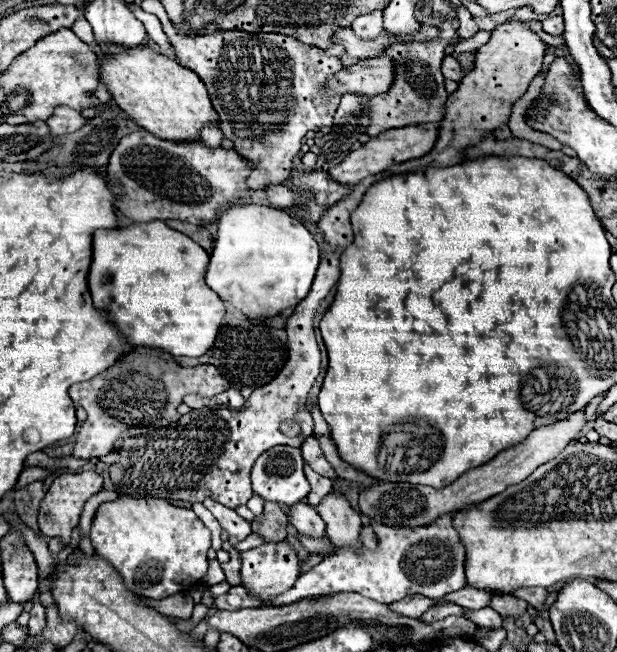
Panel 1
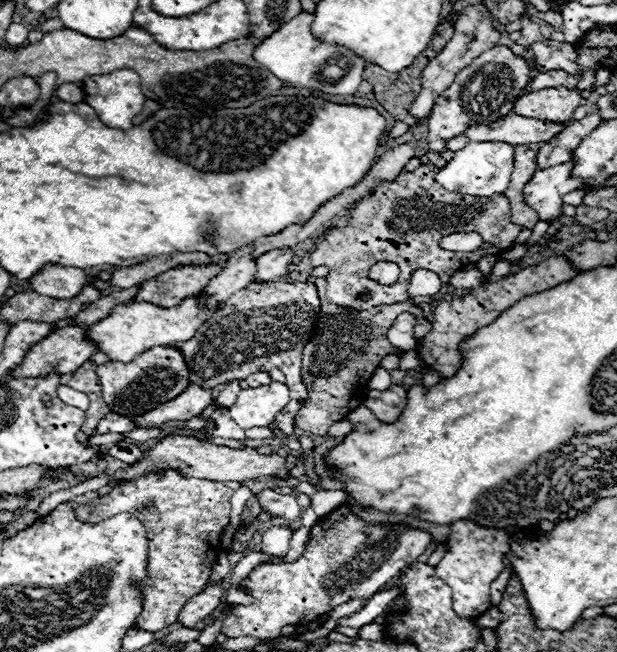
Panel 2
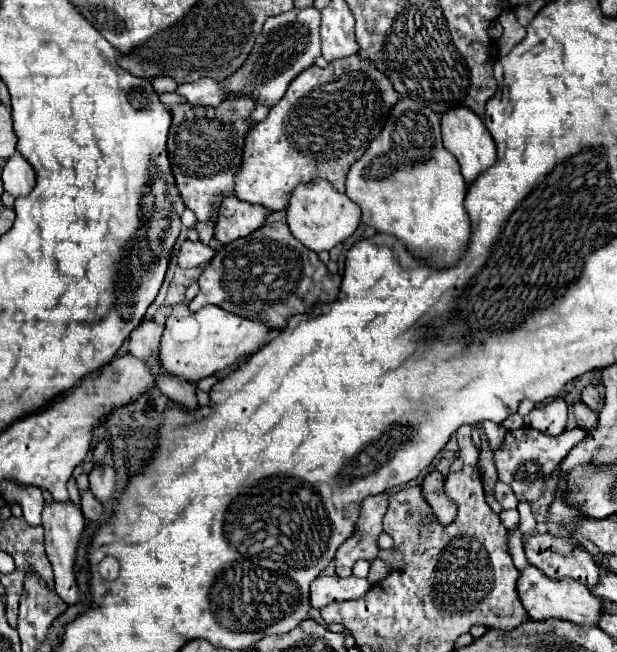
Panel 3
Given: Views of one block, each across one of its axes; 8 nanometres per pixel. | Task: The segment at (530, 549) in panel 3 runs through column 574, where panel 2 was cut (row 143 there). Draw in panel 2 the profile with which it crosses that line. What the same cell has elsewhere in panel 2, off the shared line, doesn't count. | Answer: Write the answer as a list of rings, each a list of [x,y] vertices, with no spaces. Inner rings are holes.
[[[594,110],[582,120],[572,120],[560,134],[556,134],[552,140],[540,144],[540,154],[536,158],[538,168],[550,168],[562,162],[568,162],[578,148],[578,144],[596,128],[600,126],[600,112]]]

